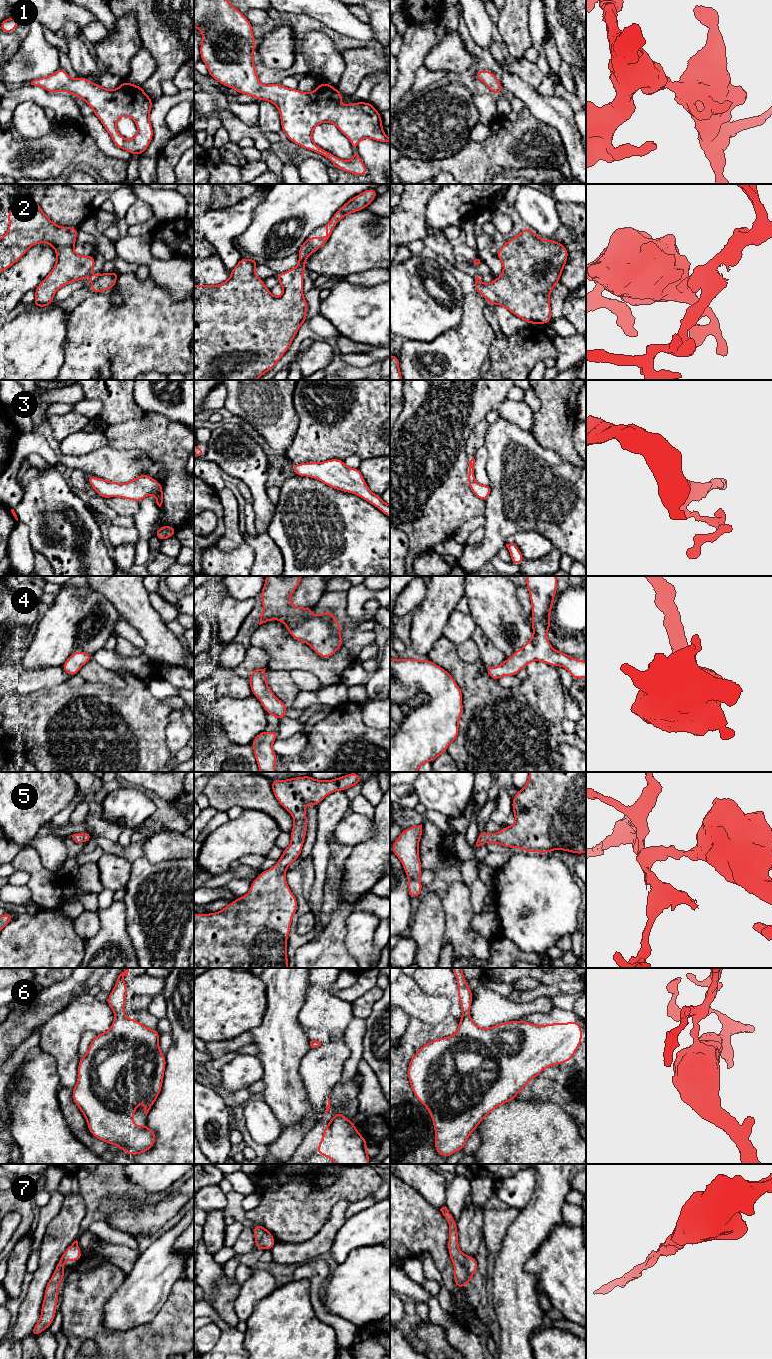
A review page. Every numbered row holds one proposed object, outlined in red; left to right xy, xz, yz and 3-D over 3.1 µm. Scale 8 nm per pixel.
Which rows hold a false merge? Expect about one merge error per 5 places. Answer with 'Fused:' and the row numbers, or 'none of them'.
Fused: none of them

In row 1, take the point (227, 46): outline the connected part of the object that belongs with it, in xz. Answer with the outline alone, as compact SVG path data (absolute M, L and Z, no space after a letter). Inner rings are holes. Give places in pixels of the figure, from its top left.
M194 0L194 28L199 28L202 32L200 56L201 61L208 67L208 75L222 85L234 88L238 94L248 94L259 101L267 100L273 103L278 108L281 129L287 138L304 149L324 156L332 162L335 168L365 176L368 170L357 152L358 143L365 138L390 143L390 138L382 129L380 112L369 102L340 105L339 102L344 95L331 84L320 83L313 92L309 93L287 88L281 83L263 86L259 82L253 59L256 46L252 33L253 25L228 0ZM324 122L334 124L350 140L353 148L353 158L350 161L336 157L313 142L313 129Z

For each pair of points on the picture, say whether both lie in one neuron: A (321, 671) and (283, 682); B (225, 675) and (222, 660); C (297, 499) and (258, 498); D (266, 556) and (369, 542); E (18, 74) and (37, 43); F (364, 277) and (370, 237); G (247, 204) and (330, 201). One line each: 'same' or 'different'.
A: different
B: different
C: different
D: different
E: same
F: different
G: different

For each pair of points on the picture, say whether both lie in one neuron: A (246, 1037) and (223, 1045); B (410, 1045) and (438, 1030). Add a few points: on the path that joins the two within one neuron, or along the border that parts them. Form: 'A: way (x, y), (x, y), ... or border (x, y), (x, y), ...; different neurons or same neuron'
A: way (240, 1041), (229, 1045); same neuron
B: way (417, 1038), (422, 1033), (431, 1032); same neuron

